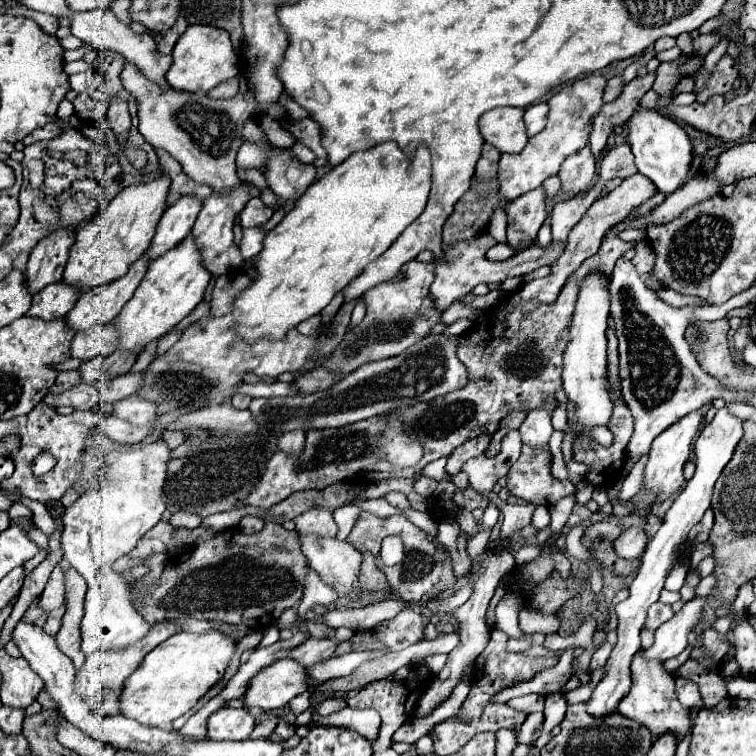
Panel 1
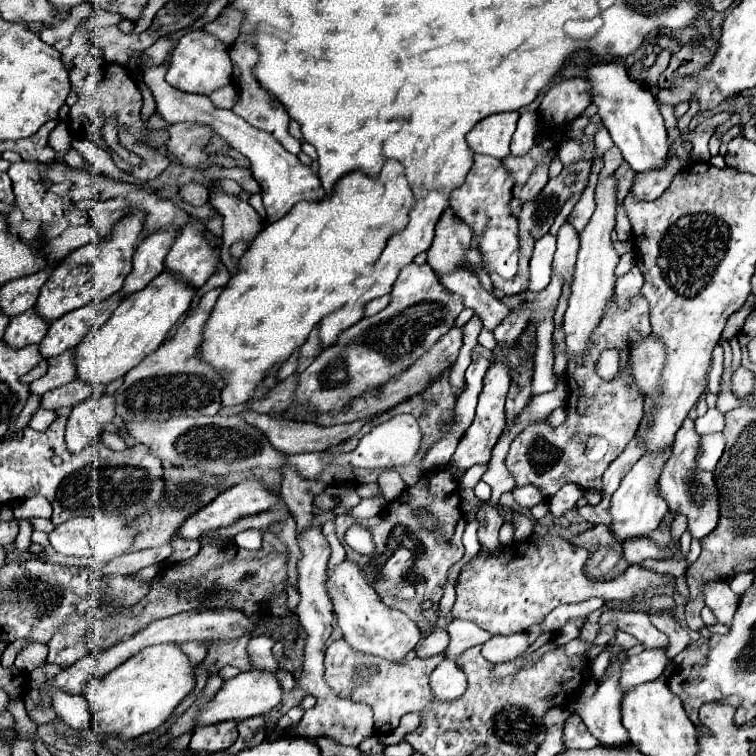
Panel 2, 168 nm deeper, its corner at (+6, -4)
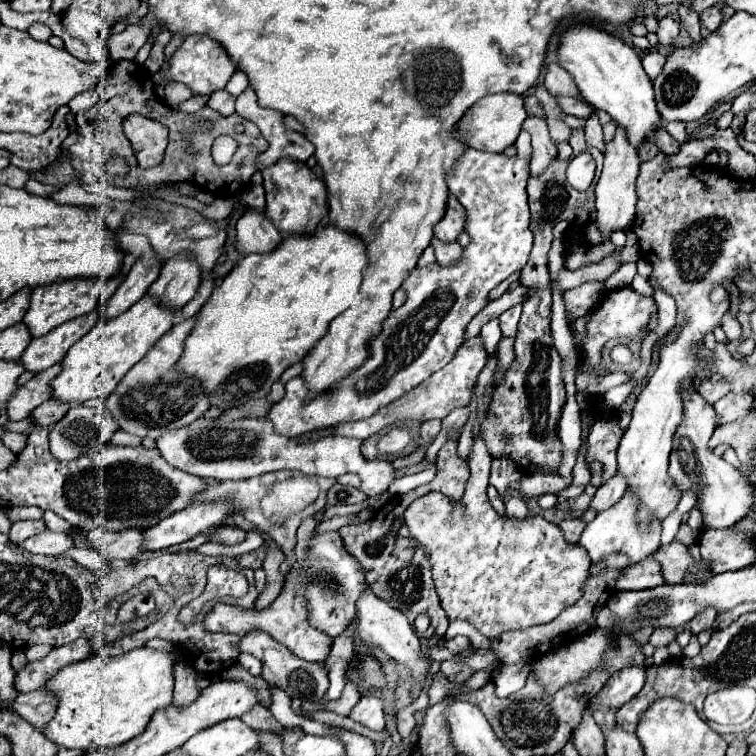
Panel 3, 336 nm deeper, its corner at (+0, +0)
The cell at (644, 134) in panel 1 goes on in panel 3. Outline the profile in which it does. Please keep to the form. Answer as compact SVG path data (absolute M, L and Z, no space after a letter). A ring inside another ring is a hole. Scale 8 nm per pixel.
M575 24L559 36L557 62L573 76L573 82L587 104L595 110L605 110L619 126L627 128L631 144L639 146L653 134L655 128L663 124L659 122L651 80L645 74L635 50L621 38L615 38L597 26Z

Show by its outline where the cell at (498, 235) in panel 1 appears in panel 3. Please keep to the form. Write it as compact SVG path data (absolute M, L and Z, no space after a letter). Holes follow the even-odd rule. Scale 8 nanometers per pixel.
M549 64L547 66L547 74L545 74L545 88L553 94L553 96L579 96L579 90L575 88L575 82L571 80L571 76L559 66L559 64Z

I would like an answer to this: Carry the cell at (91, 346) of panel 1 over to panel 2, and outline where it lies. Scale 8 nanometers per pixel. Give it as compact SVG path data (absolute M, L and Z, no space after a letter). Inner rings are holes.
M73 348L59 356L53 356L49 360L47 374L31 384L31 394L43 396L45 392L49 392L57 386L63 386L75 378L77 378L77 366L75 366L75 348Z

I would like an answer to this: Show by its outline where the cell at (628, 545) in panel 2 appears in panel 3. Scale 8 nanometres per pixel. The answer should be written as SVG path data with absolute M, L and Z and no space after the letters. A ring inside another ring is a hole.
M673 542L669 544L667 548L659 548L655 554L653 554L655 560L659 560L661 568L665 570L665 582L667 584L681 584L681 582L687 582L687 578L691 576L691 572L699 566L699 568L705 568L709 570L711 568L711 560L707 558L699 558L695 560L687 546L679 544L679 542Z

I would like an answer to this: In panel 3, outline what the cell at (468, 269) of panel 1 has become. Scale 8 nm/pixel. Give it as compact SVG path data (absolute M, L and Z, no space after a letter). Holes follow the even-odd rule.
M449 194L449 198L447 198L447 210L445 210L443 218L439 220L439 224L433 226L435 236L439 240L443 240L443 242L455 242L457 236L465 228L465 218L467 218L465 208L459 204L459 200L453 194Z

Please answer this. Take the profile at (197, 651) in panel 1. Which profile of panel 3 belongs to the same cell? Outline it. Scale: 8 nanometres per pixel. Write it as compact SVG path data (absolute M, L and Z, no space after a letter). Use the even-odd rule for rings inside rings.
M147 646L135 648L127 654L109 656L109 658L103 658L99 654L93 654L91 658L87 656L79 662L67 664L65 668L61 668L55 676L51 676L45 682L45 688L57 700L57 712L51 718L51 722L41 728L41 734L45 738L49 738L53 744L57 744L59 748L77 748L83 752L91 752L91 750L99 750L99 748L107 748L107 746L119 746L119 744L139 736L147 728L155 710L167 708L171 704L173 682L175 682L173 660L169 658L169 654L151 650Z

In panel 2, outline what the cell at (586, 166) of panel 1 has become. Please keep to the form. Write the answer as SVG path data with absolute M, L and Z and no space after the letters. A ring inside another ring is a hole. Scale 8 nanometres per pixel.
M567 140L567 142L559 148L557 158L561 160L561 164L563 164L563 166L569 166L569 164L575 164L575 162L583 160L581 144L579 144L577 140Z

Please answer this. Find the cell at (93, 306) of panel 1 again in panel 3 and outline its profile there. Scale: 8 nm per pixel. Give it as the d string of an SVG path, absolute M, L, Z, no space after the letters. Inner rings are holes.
M93 310L87 316L81 316L79 320L69 320L67 324L61 324L55 328L55 332L49 332L47 336L41 336L39 340L31 340L31 344L25 348L21 356L21 366L27 372L41 372L51 368L53 364L59 364L67 350L79 342L97 322L101 320L101 312Z

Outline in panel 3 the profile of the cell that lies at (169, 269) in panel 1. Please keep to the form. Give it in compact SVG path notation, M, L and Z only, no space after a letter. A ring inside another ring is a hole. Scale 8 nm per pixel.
M143 296L117 318L97 322L65 354L59 376L51 380L51 398L61 404L83 404L91 398L107 398L127 370L139 362L147 350L173 326L173 314L173 310L155 304L151 296Z

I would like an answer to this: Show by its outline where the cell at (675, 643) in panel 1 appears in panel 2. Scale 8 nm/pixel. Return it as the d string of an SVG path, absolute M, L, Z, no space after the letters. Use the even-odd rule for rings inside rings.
M667 648L643 650L637 656L629 656L621 666L621 688L627 690L637 684L659 678L667 664L669 664Z

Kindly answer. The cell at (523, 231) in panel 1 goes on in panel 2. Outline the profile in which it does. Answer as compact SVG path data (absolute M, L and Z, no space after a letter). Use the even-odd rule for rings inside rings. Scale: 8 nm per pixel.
M537 168L537 172L533 172L533 176L527 180L525 188L513 188L513 198L517 200L533 200L541 190L543 186L547 184L549 176L547 176L547 168Z

